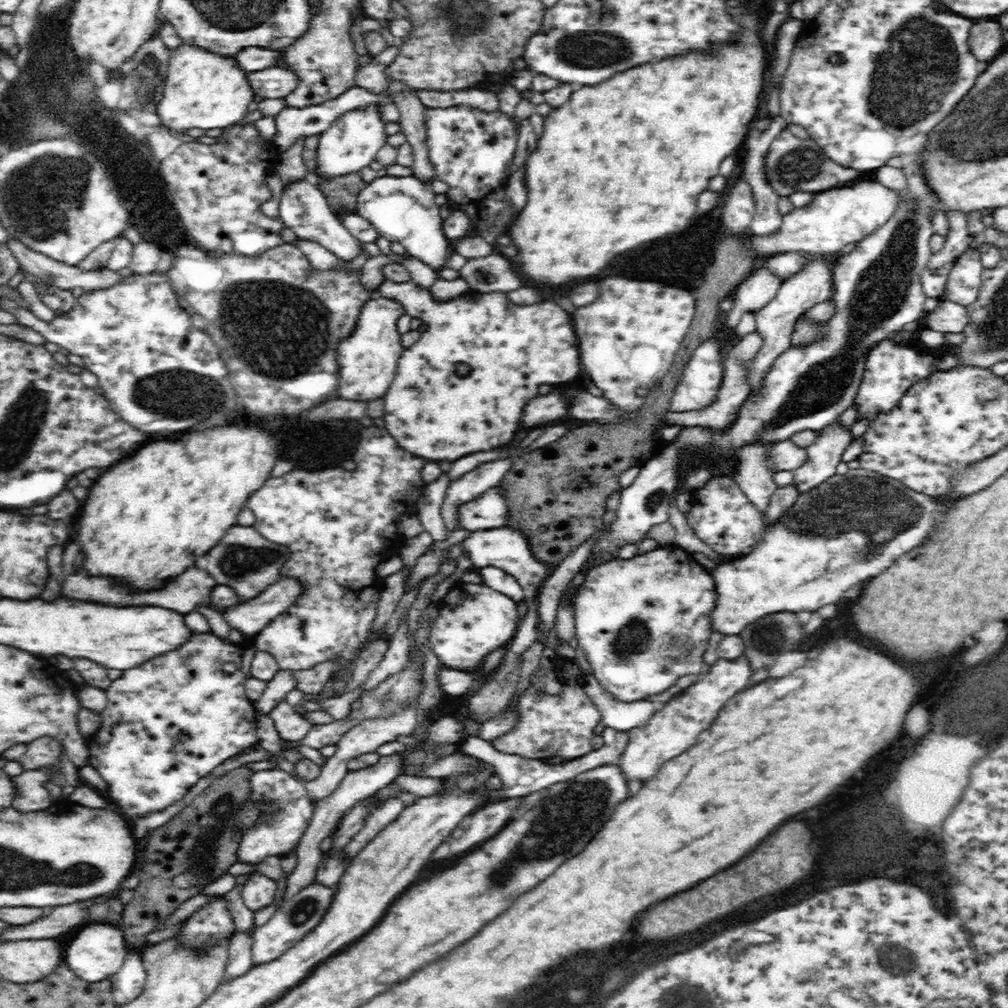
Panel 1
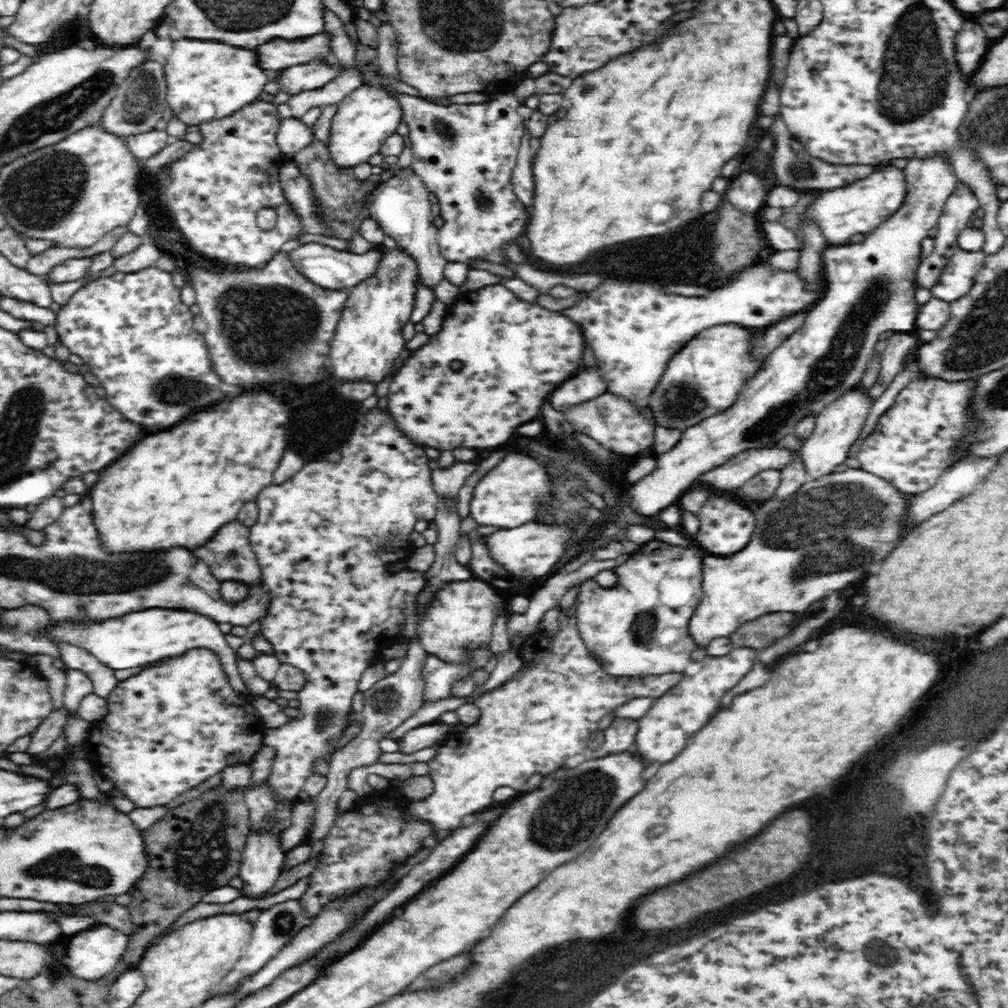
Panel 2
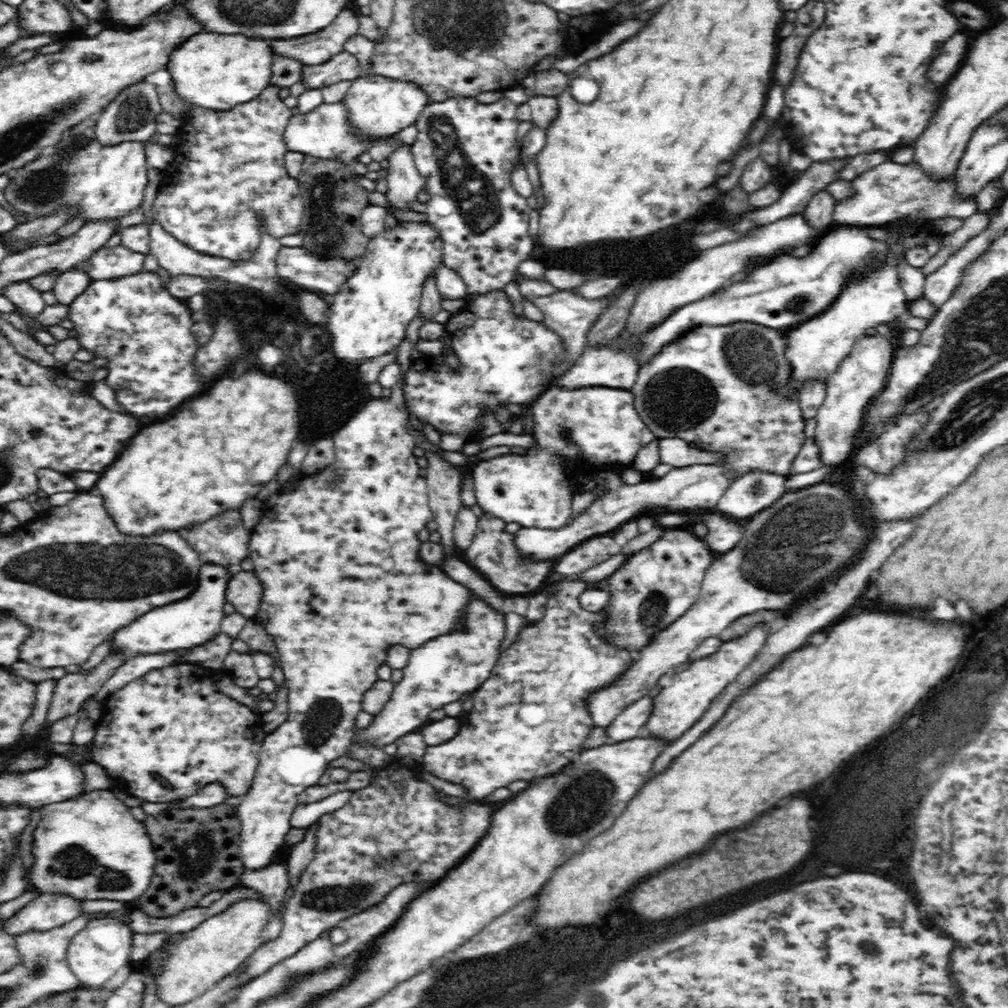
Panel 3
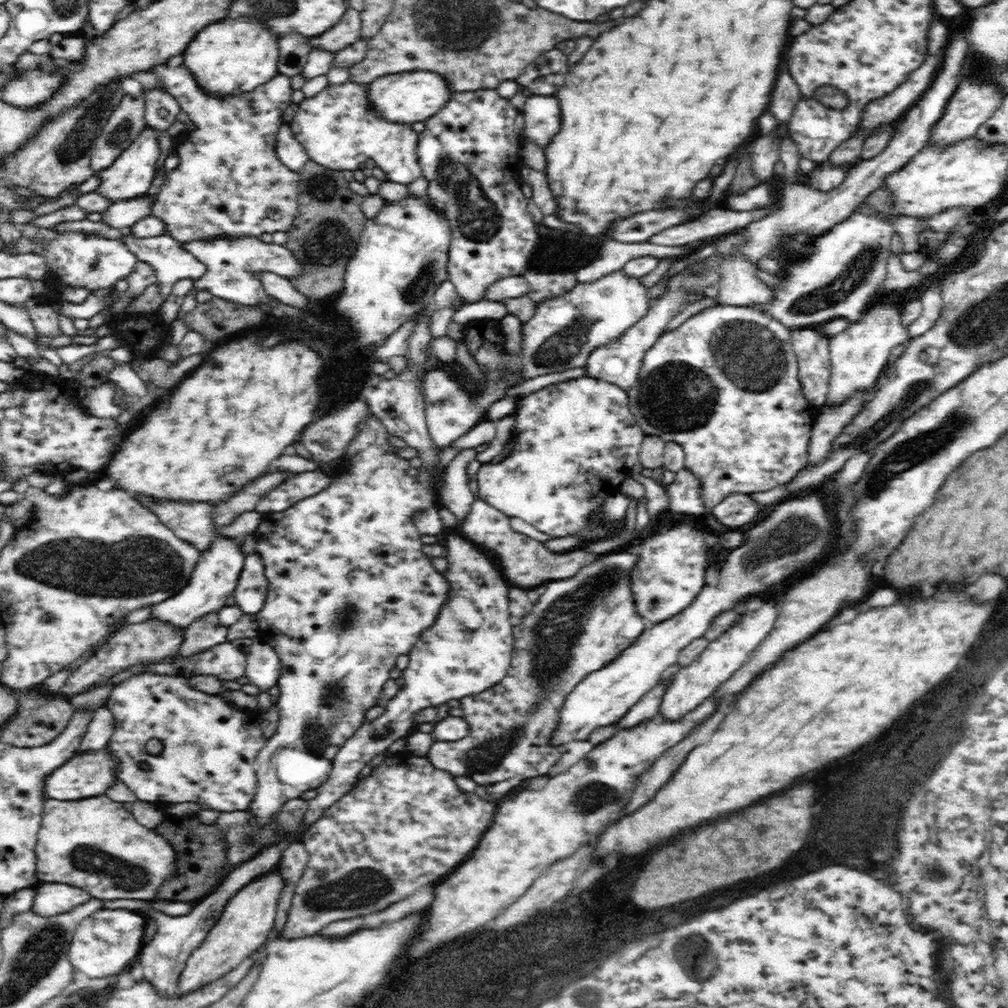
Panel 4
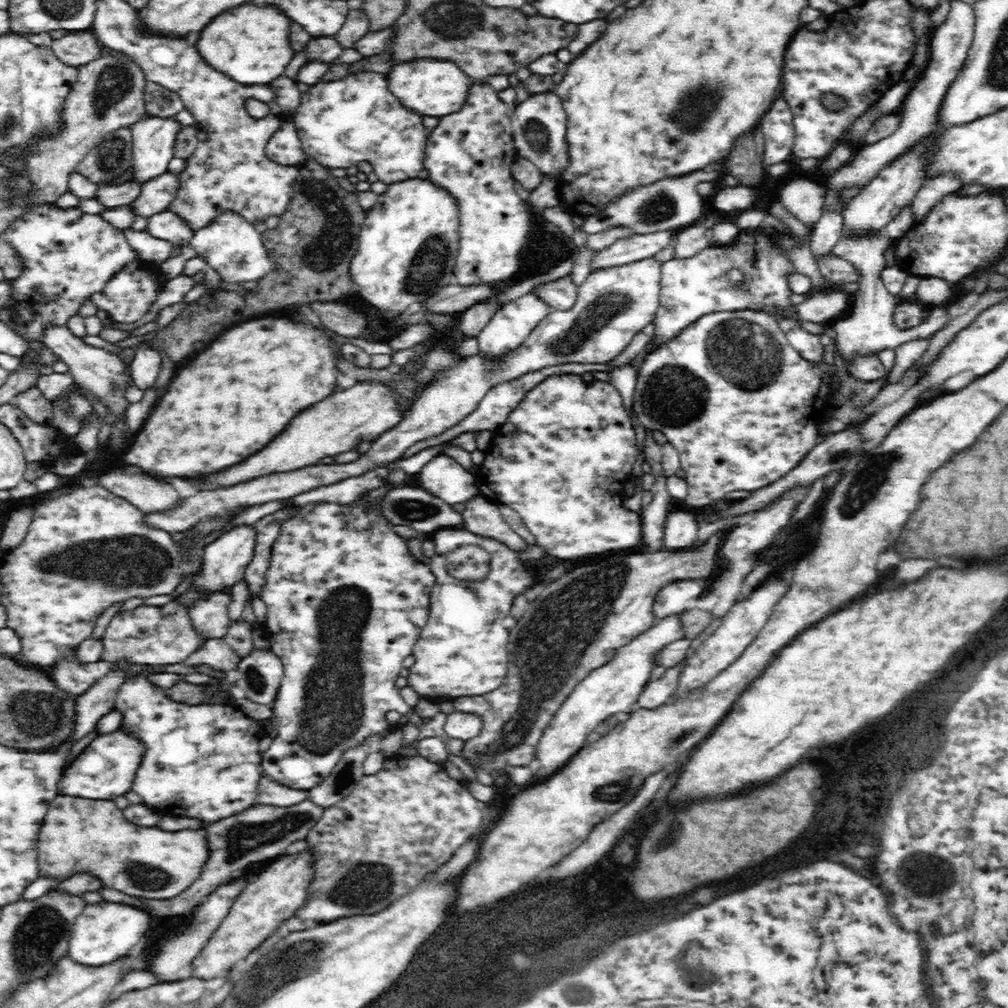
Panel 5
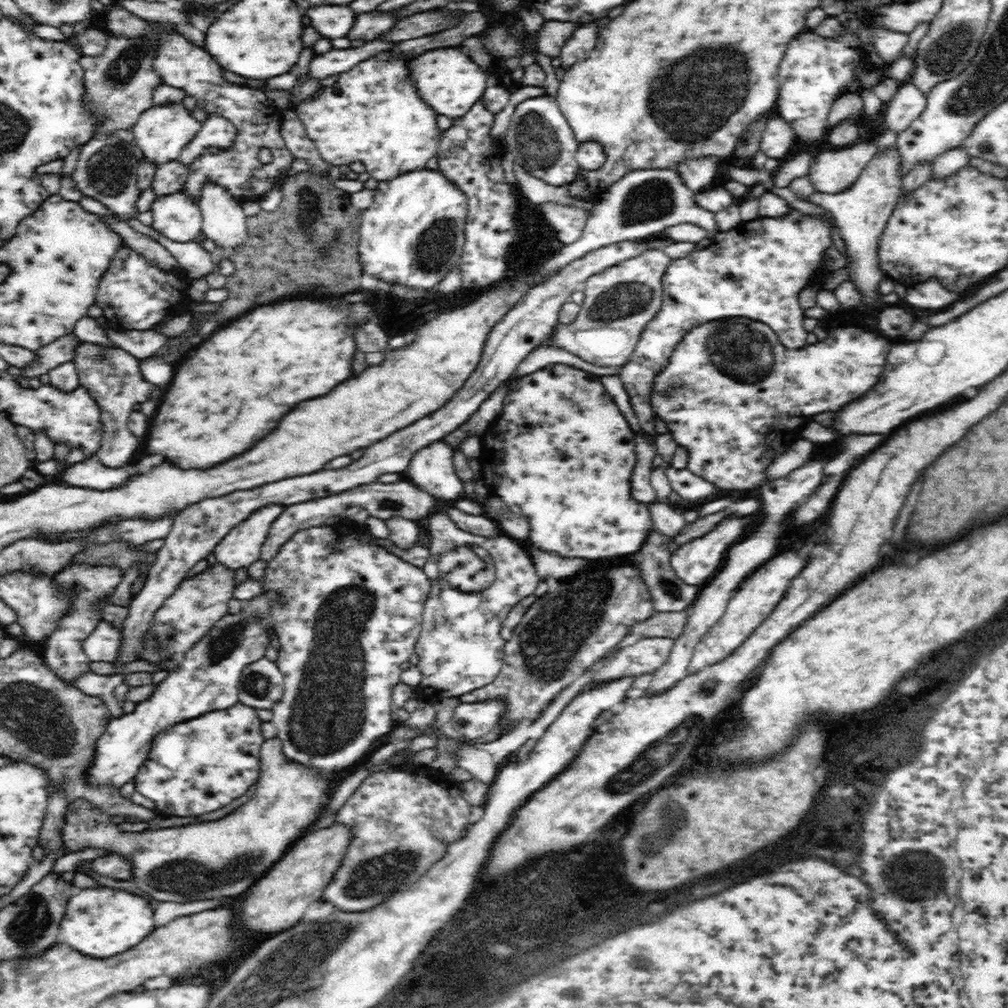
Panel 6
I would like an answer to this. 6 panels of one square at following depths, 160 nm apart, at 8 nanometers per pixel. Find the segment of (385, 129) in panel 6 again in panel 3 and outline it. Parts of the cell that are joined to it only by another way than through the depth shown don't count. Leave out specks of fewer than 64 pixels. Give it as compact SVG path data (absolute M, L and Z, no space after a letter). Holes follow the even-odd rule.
M340 100L340 102L332 102L332 104L322 102L320 106L316 106L310 112L300 112L300 114L290 117L283 135L287 151L350 165L358 161L362 154L368 154L370 148L374 148L376 144L382 144L390 138L366 137L361 130L357 130L351 124L349 116L350 112L344 102ZM399 140L397 148L386 158L390 167L387 177L387 198L396 208L409 210L410 202L416 202L416 196L423 189L424 179L416 169L410 145Z

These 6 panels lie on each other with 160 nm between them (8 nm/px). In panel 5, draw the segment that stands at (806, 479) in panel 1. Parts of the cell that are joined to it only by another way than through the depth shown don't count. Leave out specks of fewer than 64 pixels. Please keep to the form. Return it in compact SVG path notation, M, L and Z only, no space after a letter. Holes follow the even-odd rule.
M887 234L880 236L841 236L838 244L834 245L833 254L852 264L859 274L856 285L859 287L852 294L854 297L852 304L852 320L837 320L836 326L832 326L838 350L844 358L852 358L856 354L864 352L880 352L886 348L896 349L897 346L904 345L908 341L917 341L918 338L931 339L936 332L942 330L948 324L951 316L947 312L944 316L926 316L922 318L918 326L902 329L894 322L893 314L896 310L897 297L890 294L884 286L882 280L882 270L887 266L885 252L890 248L891 240Z

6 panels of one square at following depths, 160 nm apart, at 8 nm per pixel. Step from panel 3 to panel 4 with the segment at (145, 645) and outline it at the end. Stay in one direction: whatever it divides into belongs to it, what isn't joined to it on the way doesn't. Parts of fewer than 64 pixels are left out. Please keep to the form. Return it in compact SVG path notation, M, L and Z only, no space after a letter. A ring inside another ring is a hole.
M217 538L208 549L200 551L197 565L192 571L188 584L165 601L156 603L152 607L151 620L156 620L161 624L169 624L173 628L180 630L181 635L184 630L194 620L211 614L226 606L228 596L233 594L238 584L246 554L242 552L243 538Z

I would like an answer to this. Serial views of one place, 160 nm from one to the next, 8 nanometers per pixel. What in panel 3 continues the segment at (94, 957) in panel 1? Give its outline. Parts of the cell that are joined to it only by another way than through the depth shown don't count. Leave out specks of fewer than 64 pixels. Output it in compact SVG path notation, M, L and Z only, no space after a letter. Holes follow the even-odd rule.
M106 914L92 918L84 930L73 936L65 960L82 987L99 989L116 974L118 968L130 964L133 934L133 930L121 919L121 916Z

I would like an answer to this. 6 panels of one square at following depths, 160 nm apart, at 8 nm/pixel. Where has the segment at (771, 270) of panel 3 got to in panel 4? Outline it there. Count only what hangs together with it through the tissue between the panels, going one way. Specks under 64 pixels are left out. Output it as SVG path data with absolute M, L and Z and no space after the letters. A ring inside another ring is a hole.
M876 189L862 202L867 206L864 212L854 212L846 220L833 226L827 233L823 233L811 242L815 251L810 258L802 262L794 262L786 266L786 274L782 278L782 290L774 292L774 302L766 304L752 303L751 308L758 308L763 314L775 318L784 326L791 329L802 329L813 325L822 325L835 318L848 318L852 323L862 316L866 302L878 294L880 284L887 278L886 264L891 252L891 238L895 230L893 220L897 213L887 212L887 189Z

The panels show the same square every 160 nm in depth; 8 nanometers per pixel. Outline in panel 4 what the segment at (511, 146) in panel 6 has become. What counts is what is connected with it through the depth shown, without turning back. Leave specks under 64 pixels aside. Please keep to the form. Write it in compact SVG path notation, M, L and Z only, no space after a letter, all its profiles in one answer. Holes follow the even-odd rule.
M530 95L526 98L522 113L522 144L536 144L545 151L547 144L559 131L561 116L558 100L554 96Z

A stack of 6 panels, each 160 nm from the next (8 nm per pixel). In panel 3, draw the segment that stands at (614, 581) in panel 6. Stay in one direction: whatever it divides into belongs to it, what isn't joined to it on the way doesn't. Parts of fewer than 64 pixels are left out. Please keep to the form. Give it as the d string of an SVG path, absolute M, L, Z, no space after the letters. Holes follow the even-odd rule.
M579 577L564 578L558 584L554 584L553 589L543 590L547 598L543 618L538 622L528 622L525 619L519 622L521 630L518 636L516 636L515 642L499 656L497 665L490 673L490 678L478 690L471 693L470 698L472 699L473 706L471 711L462 717L458 734L448 742L443 742L441 745L429 746L426 753L423 754L420 761L423 763L423 768L427 772L439 779L454 782L454 784L462 784L464 788L469 790L467 800L479 801L482 798L486 798L486 796L490 796L494 790L508 786L514 780L526 781L532 780L532 778L535 780L541 776L556 774L562 766L570 764L574 760L574 756L578 756L582 752L582 746L584 746L582 742L586 740L586 736L590 734L590 730L595 727L592 722L592 717L589 715L588 698L598 689L609 688L619 677L624 676L625 670L630 666L630 660L635 656L635 654L622 654L622 649L614 650L614 646L606 646L606 642L602 642L602 637L594 638L594 622L598 622L598 611L586 611L578 603L578 596L582 592L590 588L605 587L607 582L608 577L597 582L586 582Z

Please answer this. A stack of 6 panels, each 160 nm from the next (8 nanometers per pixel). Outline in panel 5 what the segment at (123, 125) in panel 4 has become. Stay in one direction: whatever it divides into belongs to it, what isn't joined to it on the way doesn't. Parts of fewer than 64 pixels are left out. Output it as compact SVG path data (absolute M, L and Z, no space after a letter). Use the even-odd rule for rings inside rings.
M130 127L113 130L86 154L75 172L98 188L126 183L125 172L130 168L133 146Z

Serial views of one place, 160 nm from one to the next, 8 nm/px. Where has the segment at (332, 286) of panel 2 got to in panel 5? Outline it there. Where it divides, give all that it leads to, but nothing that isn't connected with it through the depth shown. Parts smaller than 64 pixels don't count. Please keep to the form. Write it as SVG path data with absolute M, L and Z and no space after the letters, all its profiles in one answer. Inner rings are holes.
M218 213L204 229L198 229L194 233L189 244L199 252L199 256L206 258L210 268L220 273L222 281L232 282L235 288L238 288L240 282L264 279L275 268L274 257L266 253L260 232L252 222L240 217L238 213ZM130 228L123 229L126 240L130 246L136 251L137 257L148 263L161 264L165 260L171 258L170 250L172 243L156 238L148 231L136 231Z

